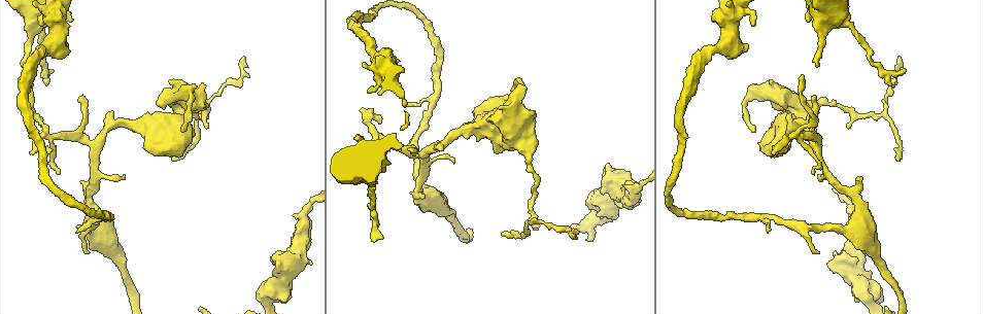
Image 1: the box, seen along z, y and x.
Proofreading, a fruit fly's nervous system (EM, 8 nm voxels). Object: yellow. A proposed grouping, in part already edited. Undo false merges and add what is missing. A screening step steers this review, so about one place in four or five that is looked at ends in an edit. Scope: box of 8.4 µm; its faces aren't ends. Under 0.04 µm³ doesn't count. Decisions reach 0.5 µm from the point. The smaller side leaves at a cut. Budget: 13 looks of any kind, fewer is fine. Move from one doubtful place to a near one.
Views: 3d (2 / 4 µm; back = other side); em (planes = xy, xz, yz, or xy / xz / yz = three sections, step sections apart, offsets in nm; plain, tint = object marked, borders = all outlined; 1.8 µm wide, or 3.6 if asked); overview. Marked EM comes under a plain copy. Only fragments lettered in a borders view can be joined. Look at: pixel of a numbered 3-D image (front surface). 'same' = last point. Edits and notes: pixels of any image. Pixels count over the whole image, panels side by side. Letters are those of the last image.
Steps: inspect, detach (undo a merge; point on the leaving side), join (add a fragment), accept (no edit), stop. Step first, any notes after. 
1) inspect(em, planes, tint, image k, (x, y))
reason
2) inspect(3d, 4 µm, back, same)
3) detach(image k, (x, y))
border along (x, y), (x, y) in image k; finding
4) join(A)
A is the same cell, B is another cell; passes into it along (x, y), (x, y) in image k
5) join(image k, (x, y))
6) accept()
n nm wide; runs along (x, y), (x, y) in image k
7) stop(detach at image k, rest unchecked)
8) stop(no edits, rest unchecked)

inspect(3d, 4 µm, image 1, (905, 69))
long arm stops here

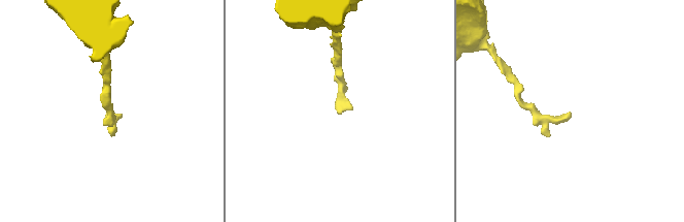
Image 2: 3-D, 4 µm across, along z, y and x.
inspect(em, planes, tint, image 2, (570, 112))

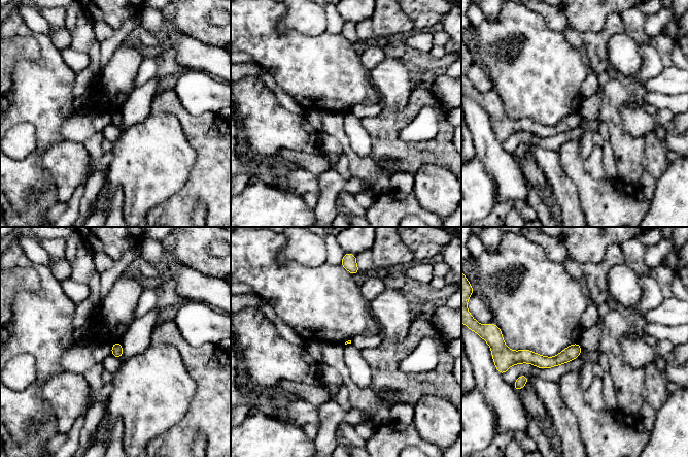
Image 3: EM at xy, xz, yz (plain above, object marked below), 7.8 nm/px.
inspect(em, planes, borders, same)

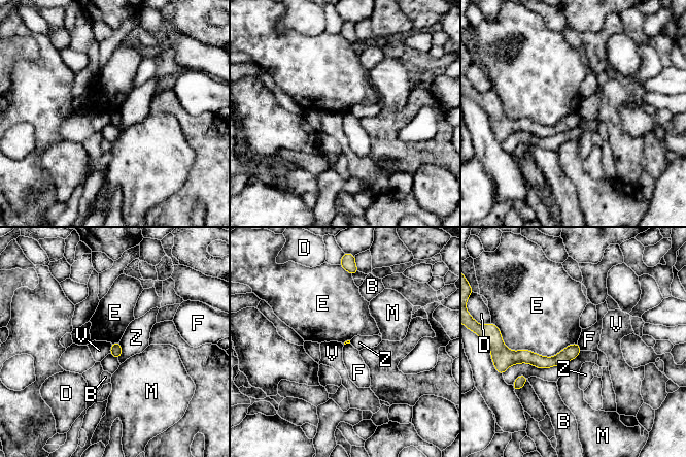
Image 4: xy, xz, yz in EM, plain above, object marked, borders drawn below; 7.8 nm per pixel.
accept()
E touches over 550 nm; B, D, E, F, M, V and Z are other cells; border along (577, 341), (553, 356), (505, 346) in image 4; none of them fits

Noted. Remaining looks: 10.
inspect(em, 3.6 µm, planes, borders, image 1, (811, 19))
an open end

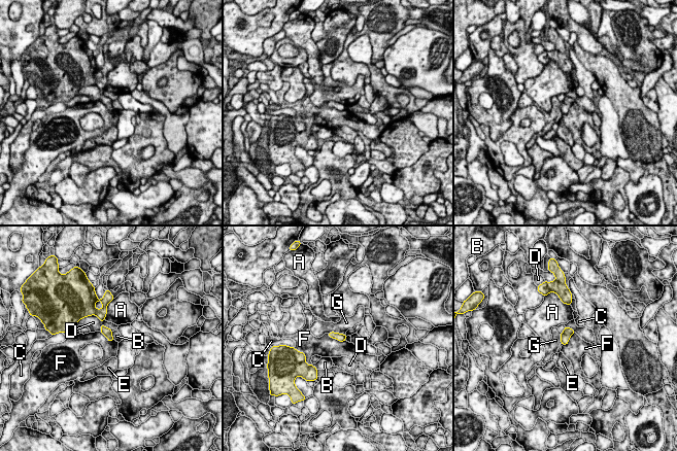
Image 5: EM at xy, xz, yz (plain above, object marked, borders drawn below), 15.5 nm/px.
accept()
130 nm wide; D touches over 600 nm; A, B, C, D, E, F and G are other cells; no lettered fragment goes on from it

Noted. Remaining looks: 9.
inspect(em, yz, step 4, borders, image 1, (814, 95))
thin end

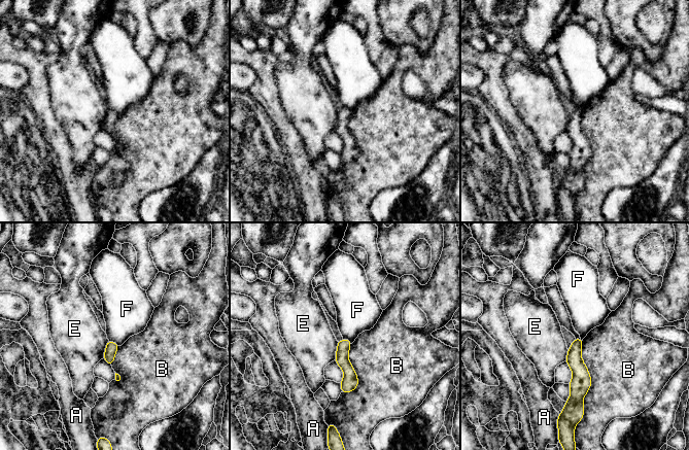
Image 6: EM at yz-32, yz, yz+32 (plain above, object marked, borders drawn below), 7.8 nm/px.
accept()
B touches over 550 nm; A, B, E and F are other cells; border along (108, 339), (119, 345) in image 6; no lettered fragment goes on from it

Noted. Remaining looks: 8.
inspect(3d, 2 µm, image 1, (811, 105))
small branch off a trunk

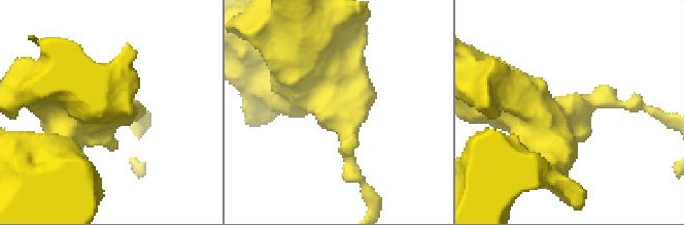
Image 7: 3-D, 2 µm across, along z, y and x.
inspect(em, yz, step 16, tint, image 7, (328, 107))
shape alone is not enough

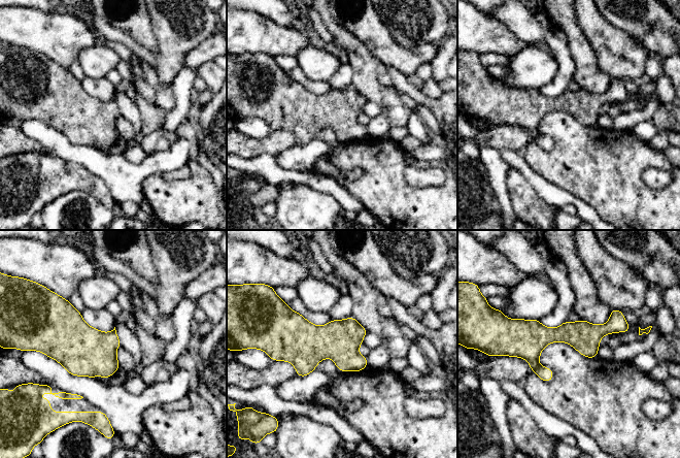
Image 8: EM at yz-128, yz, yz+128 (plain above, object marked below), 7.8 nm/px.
inspect(em, yz, step 16, borders, same)

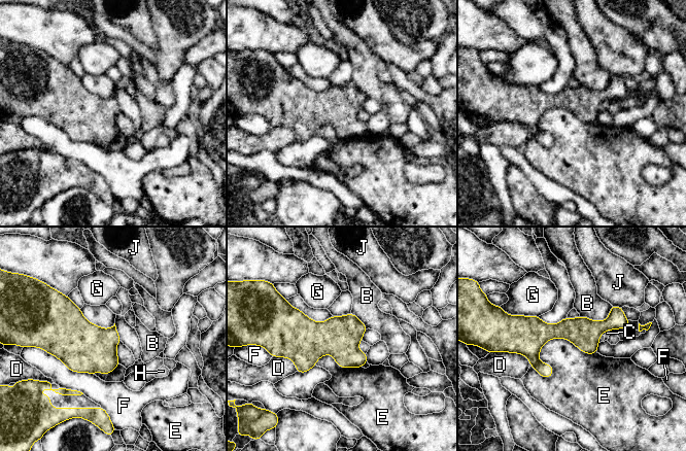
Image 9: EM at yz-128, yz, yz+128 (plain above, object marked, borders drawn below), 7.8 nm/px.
accept()
B, C, D, E, F, G, H and J are other cells; runs along (625, 321), (513, 338) in image 9; one neuron here

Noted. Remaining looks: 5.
inspect(em, planes, borders, image 1, (502, 233))
thin end

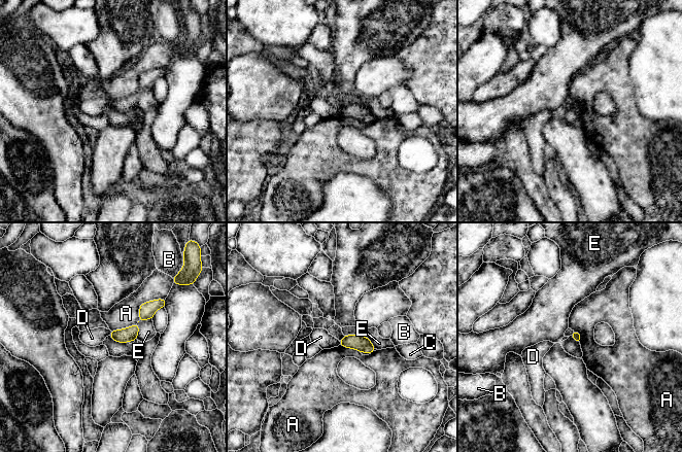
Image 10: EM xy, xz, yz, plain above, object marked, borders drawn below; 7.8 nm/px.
accept()
A, B, C, D and E are other cells; border along (110, 331), (108, 335) in image 10; none of them fits

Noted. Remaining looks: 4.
inspect(em, planes, borders, image 1, (605, 202))
calibre changes

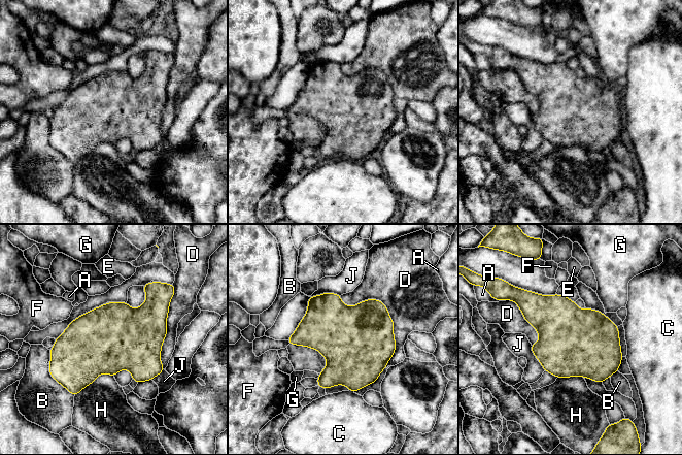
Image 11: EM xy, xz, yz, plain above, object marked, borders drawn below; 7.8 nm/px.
accept()
A, B, C, D, E, F, G, H and J are other cells; border along (340, 296), (385, 305), (386, 367) in image 11; continuous, no second neuron

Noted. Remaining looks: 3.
stop(no edits, rest unchecked)

